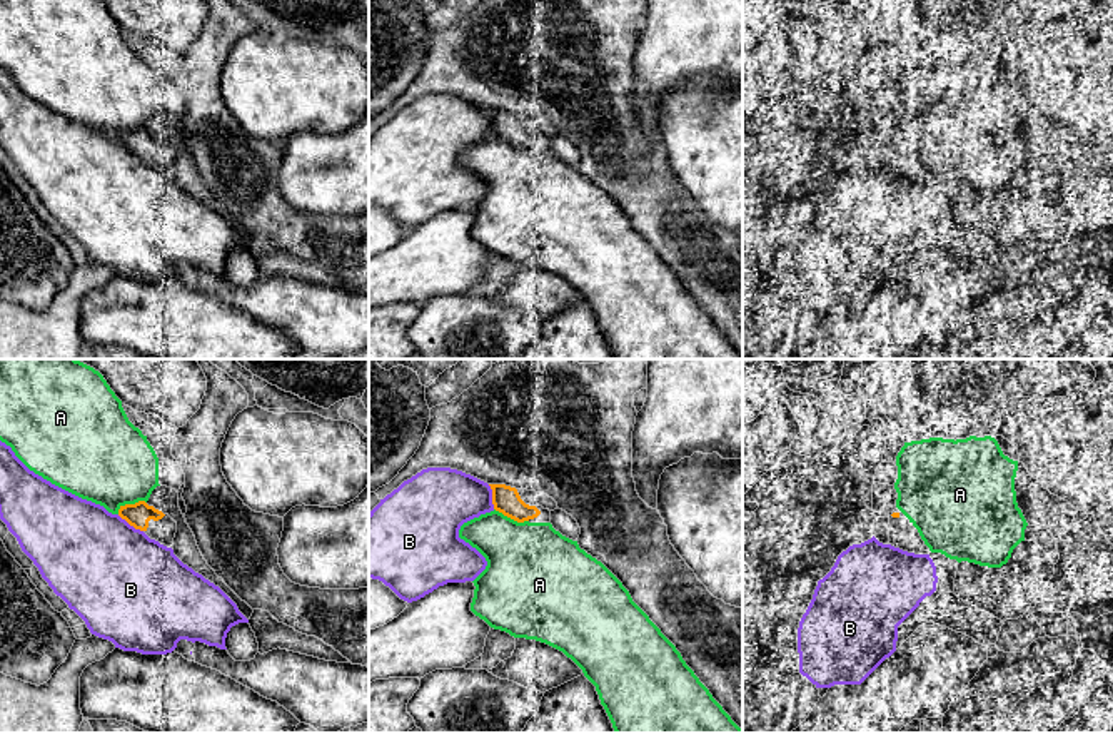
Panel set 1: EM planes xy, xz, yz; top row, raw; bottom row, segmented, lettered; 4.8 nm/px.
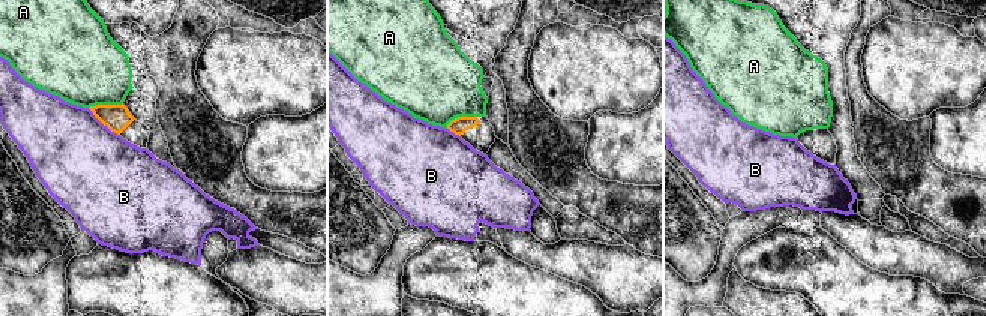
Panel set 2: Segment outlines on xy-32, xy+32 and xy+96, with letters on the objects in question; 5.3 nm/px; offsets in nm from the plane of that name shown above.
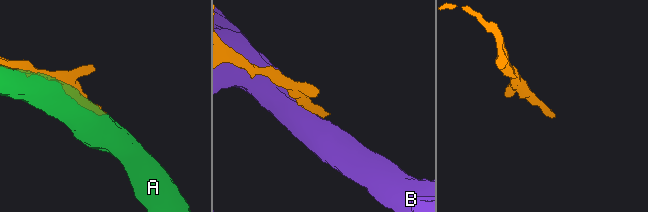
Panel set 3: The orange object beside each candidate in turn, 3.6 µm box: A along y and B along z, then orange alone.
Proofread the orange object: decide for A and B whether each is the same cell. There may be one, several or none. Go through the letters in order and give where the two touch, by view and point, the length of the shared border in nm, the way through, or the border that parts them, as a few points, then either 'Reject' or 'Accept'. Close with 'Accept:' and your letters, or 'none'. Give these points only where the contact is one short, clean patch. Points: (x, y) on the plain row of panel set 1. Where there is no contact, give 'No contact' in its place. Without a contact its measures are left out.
A: Touches orange at xz (511, 144). Shared border 180 nm. Reject
B: Touches orange at xy (130, 151). Shared border 150 nm. Reject
Accept: none

